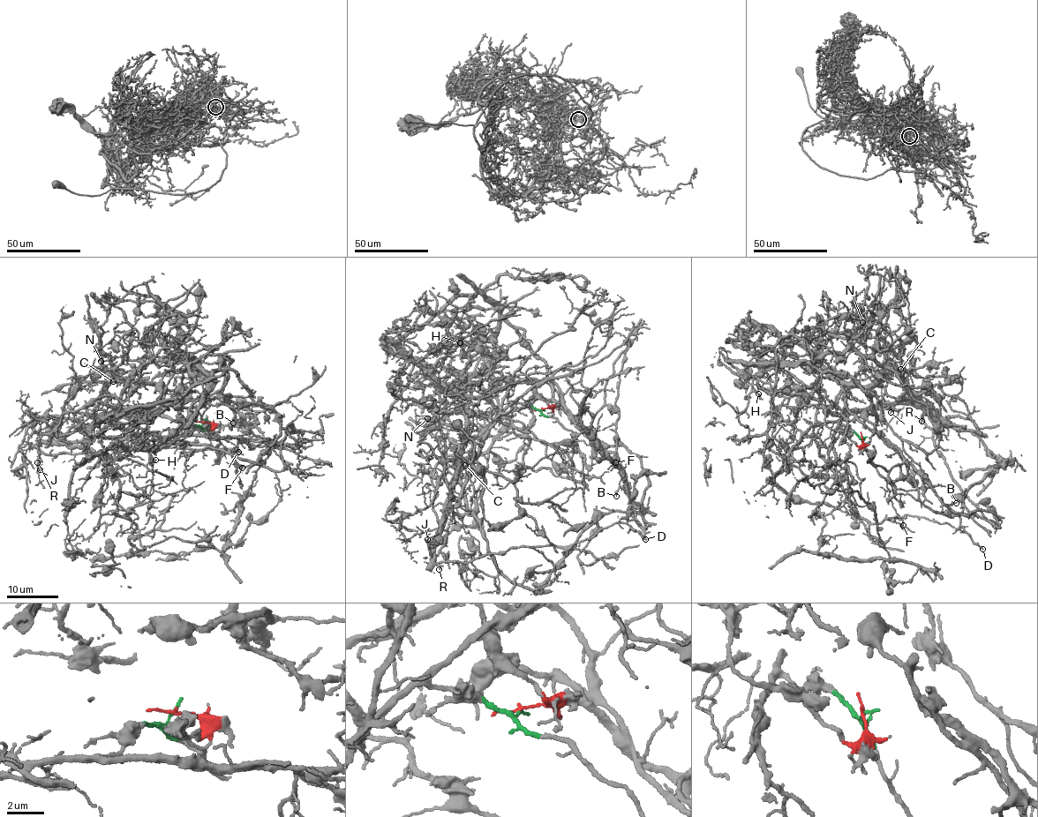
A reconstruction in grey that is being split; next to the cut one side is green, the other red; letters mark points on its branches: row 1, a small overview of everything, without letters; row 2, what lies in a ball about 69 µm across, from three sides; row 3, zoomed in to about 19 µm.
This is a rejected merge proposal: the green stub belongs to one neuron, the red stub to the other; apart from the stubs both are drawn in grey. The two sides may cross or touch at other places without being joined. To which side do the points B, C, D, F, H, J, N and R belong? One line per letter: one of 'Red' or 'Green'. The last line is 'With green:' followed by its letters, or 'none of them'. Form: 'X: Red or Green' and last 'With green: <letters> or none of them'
B: Red
C: Red
D: Green
F: Green
H: Green
J: Green
N: Red
R: Green
With green: D, F, H, J, R

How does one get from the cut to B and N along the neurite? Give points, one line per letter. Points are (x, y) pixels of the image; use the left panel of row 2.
B: (204, 423), (212, 429), (184, 421), (176, 404), (229, 394), (234, 418), (250, 432), (232, 423)
N: (204, 423), (212, 429), (184, 421), (173, 403), (161, 401), (162, 386), (123, 381), (113, 357), (101, 362)

